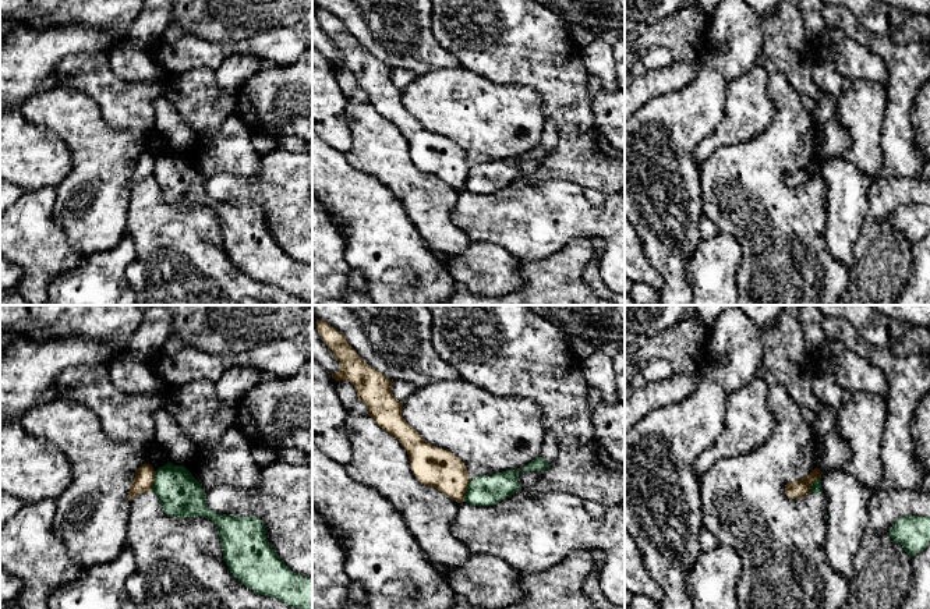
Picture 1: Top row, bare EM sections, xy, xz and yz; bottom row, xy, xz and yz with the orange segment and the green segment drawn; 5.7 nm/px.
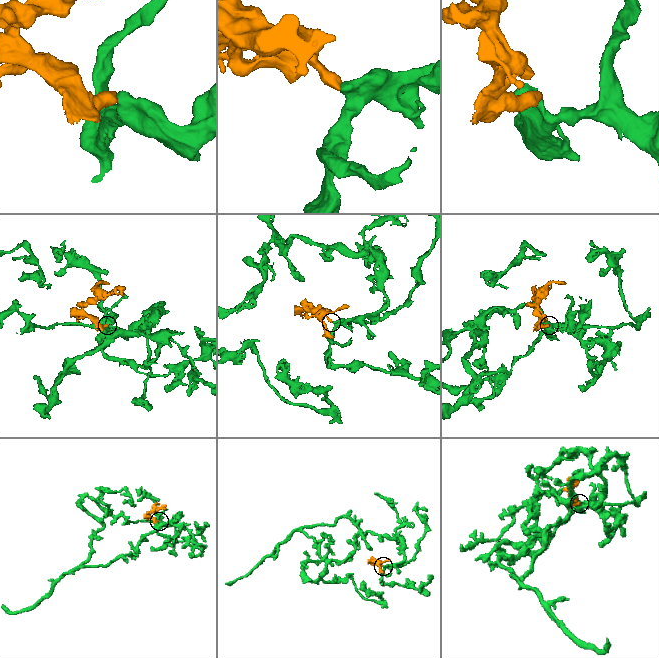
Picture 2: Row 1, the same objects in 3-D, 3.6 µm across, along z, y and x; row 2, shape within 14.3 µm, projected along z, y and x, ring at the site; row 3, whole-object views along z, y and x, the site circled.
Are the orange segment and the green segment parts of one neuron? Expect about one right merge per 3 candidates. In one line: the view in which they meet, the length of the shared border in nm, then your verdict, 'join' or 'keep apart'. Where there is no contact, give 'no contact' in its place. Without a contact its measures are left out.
xz | 140 nm | keep apart

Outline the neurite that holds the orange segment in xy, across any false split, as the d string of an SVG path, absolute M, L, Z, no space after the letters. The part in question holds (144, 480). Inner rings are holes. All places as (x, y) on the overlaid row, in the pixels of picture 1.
M142 464L137 474L135 478L131 484L130 492L128 492L128 499L132 500L135 496L141 493L148 493L152 492L152 486L155 482L155 470L149 464Z

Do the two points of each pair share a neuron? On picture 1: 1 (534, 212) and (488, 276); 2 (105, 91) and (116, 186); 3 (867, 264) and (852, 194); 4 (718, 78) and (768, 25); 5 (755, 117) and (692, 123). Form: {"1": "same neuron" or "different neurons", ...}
{"1": "different neurons", "2": "different neurons", "3": "different neurons", "4": "different neurons", "5": "different neurons"}

